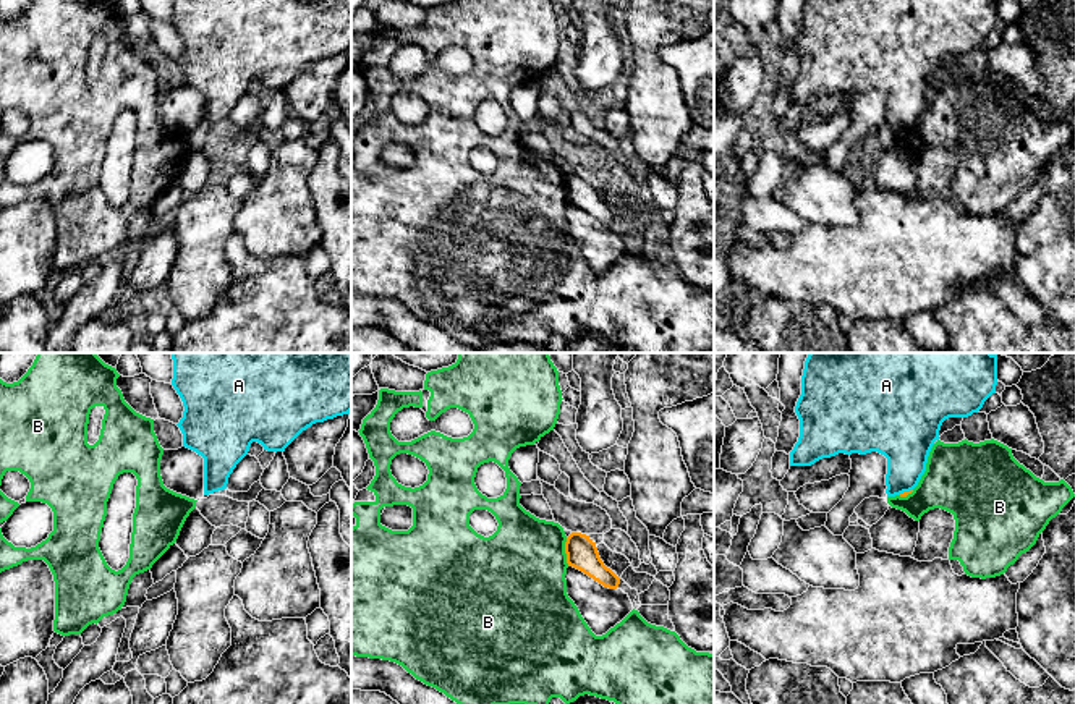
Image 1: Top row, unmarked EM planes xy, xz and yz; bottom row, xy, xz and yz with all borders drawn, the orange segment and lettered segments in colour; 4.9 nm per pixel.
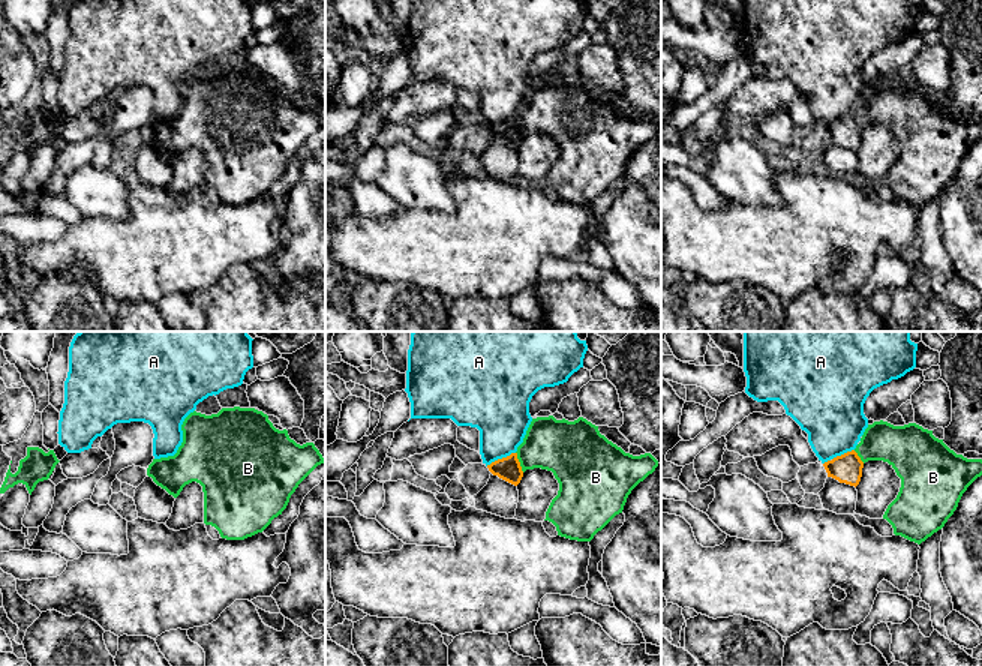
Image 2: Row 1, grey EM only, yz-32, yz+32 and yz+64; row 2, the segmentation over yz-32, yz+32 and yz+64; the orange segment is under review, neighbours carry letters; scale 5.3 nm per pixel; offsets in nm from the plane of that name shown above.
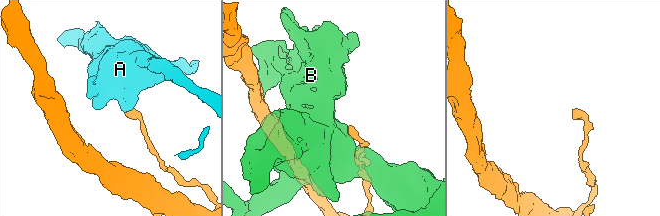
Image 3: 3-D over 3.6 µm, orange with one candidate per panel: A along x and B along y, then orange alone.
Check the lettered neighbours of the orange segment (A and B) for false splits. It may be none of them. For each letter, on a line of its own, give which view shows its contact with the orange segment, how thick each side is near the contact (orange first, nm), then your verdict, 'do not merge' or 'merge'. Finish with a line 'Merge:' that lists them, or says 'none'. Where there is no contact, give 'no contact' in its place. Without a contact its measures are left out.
A: contact in yz; calibres 20 and 240 nm; do not merge
B: contact in xz; calibres 160 and 460 nm; do not merge
Merge: none

